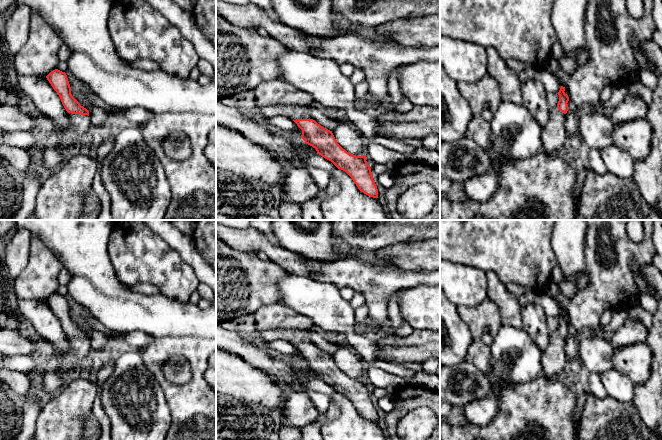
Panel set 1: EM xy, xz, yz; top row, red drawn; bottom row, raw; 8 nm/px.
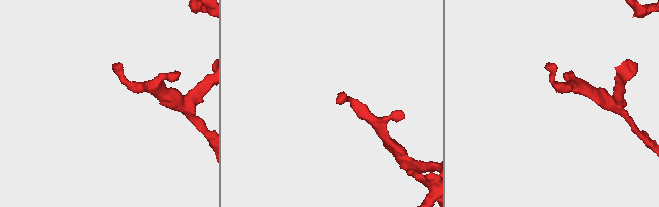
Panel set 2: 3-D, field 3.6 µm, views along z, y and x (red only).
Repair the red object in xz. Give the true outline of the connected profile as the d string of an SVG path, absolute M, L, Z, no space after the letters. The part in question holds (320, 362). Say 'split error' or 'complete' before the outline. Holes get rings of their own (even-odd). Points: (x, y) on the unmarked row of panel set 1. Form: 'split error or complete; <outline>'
split error; M268 329L261 332L265 342L282 340L292 343L302 354L301 362L316 373L317 378L331 385L338 393L345 395L364 418L378 422L378 413L373 404L366 380L355 380L343 373L332 355L311 343L306 330Z

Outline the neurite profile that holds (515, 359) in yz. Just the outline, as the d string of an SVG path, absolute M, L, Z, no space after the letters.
M502 326L490 344L491 368L486 374L492 388L489 396L463 407L465 423L485 427L497 416L503 383L522 384L542 373L542 351L524 328Z

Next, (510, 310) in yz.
M493 271L486 272L488 277L488 297L500 309L501 327L523 328L521 307L518 297L509 292L498 275Z

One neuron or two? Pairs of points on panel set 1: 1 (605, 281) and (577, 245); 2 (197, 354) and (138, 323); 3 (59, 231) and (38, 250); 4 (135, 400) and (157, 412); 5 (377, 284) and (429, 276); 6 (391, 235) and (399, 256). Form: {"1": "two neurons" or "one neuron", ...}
{"1": "two neurons", "2": "two neurons", "3": "two neurons", "4": "one neuron", "5": "one neuron", "6": "two neurons"}

